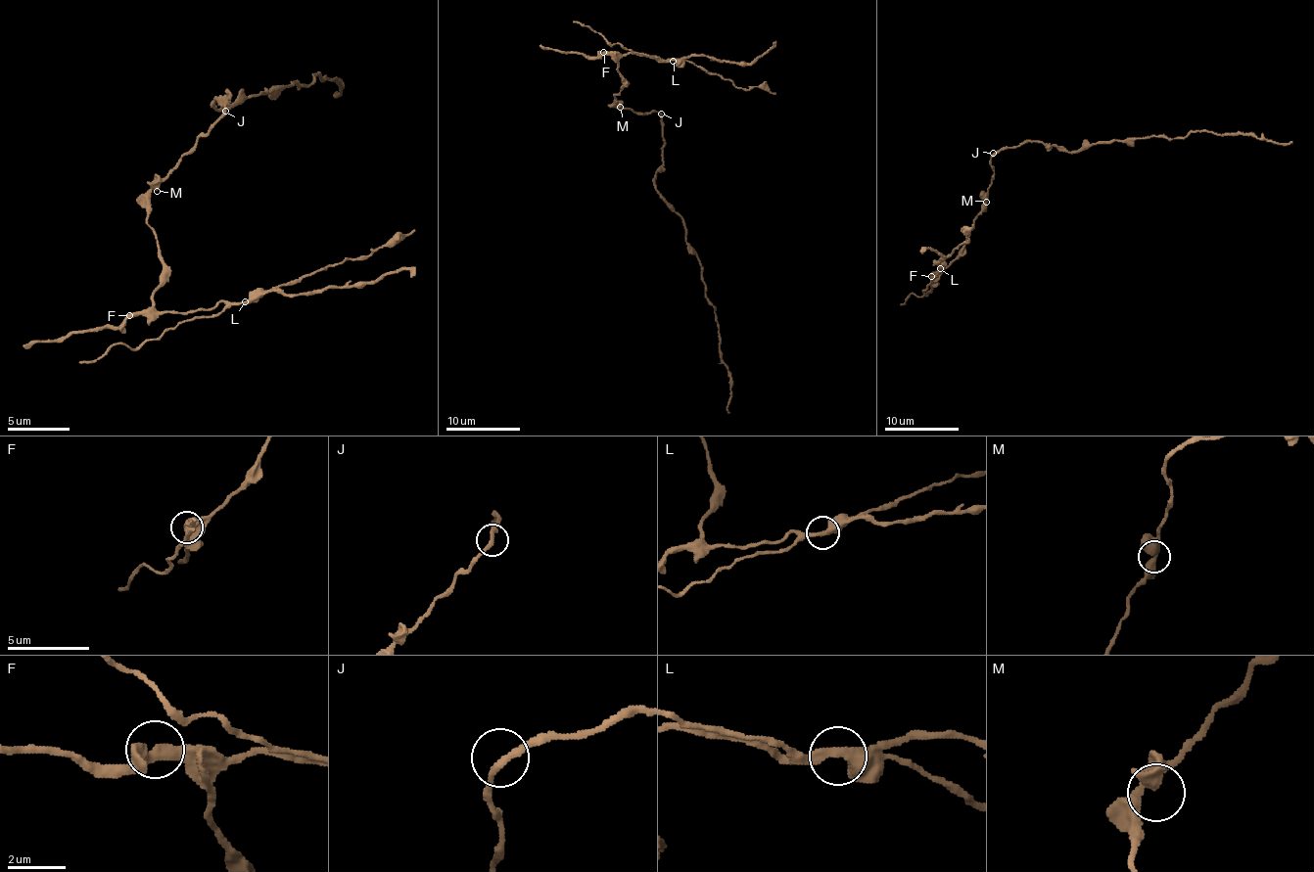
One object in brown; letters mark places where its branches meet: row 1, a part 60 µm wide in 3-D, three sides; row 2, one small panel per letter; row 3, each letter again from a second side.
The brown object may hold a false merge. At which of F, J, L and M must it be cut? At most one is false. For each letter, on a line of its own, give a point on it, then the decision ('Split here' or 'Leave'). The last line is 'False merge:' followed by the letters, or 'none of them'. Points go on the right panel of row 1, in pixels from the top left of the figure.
F: Place: (931, 276). Leave
J: Place: (993, 153). Leave
L: Place: (940, 268). Split here
M: Place: (986, 202). Leave
False merge: L

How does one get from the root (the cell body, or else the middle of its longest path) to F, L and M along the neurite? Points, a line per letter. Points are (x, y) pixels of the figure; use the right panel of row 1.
F: (993, 155), (993, 179), (988, 188), (988, 200), (974, 220), (965, 248), (931, 276)
L: (993, 155), (993, 179), (988, 188), (986, 206), (974, 220), (965, 248), (947, 266), (933, 274), (939, 268)
M: (993, 155), (993, 179), (986, 202)

